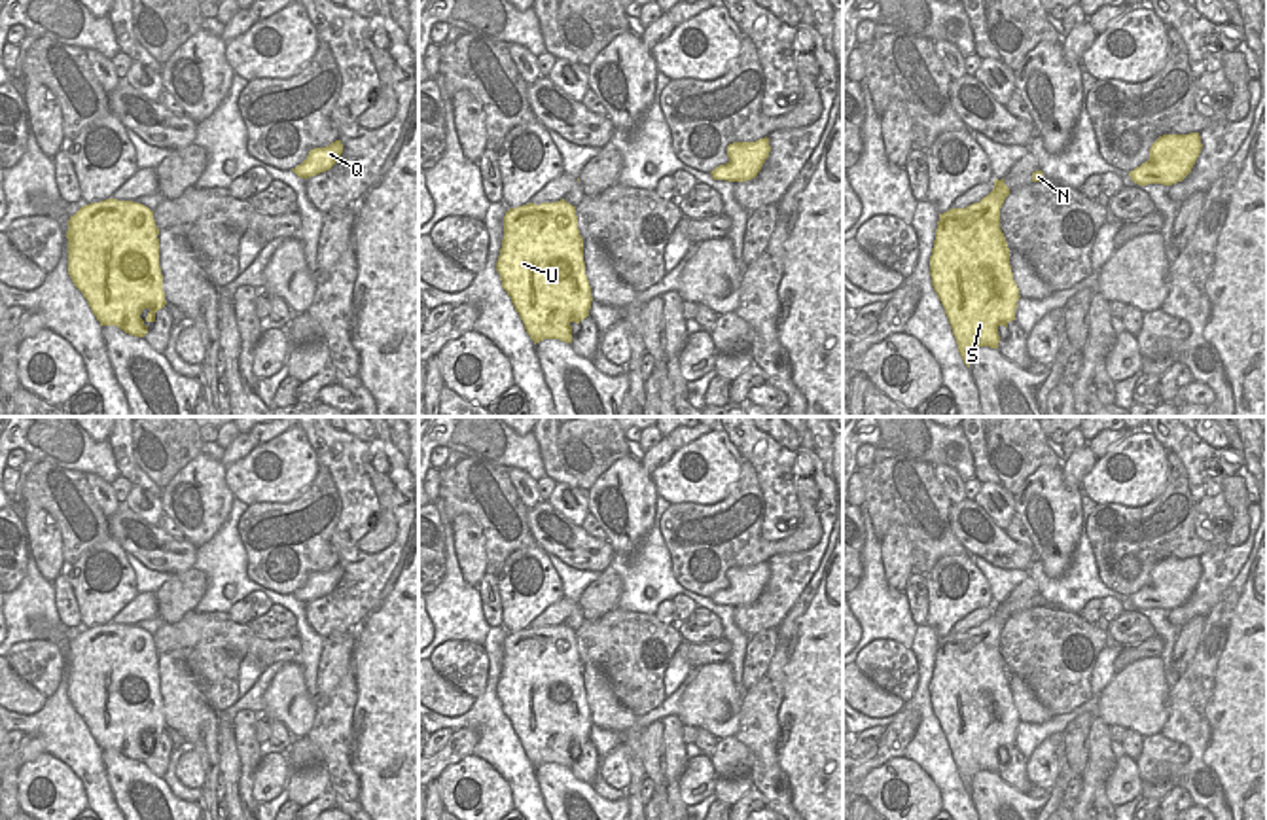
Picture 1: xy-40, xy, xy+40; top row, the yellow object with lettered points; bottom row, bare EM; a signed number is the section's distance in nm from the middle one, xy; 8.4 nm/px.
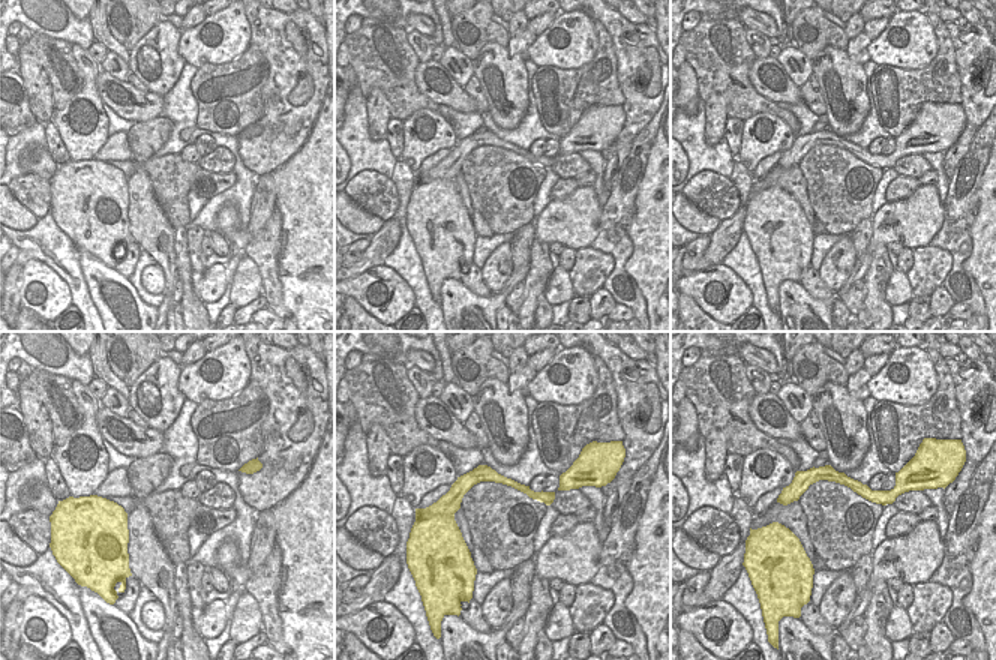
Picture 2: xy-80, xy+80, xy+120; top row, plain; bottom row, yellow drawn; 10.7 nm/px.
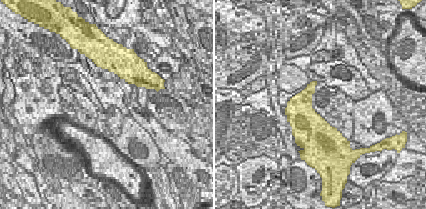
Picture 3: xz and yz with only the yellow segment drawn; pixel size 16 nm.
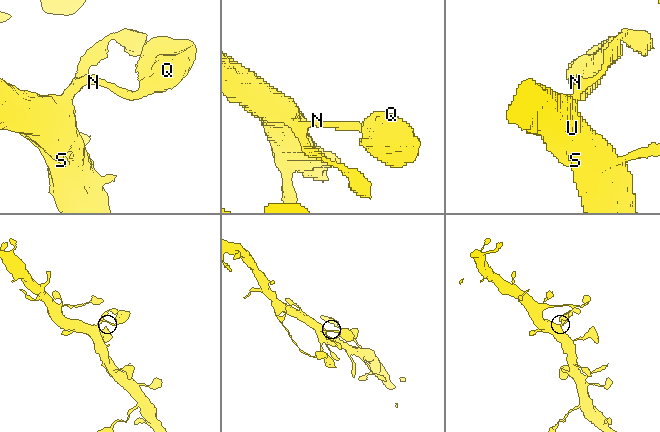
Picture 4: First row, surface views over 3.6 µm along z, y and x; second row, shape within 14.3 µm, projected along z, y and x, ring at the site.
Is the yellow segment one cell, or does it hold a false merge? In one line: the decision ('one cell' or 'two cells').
one cell

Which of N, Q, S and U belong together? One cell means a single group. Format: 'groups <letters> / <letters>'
groups N Q S U

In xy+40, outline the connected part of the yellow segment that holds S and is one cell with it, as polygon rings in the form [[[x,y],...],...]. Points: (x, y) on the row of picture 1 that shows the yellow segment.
[[[1004,178],[994,180],[994,189],[979,203],[939,214],[936,229],[932,286],[968,367],[975,348],[998,348],[998,328],[1015,320],[1021,297],[1000,229],[1008,195]]]

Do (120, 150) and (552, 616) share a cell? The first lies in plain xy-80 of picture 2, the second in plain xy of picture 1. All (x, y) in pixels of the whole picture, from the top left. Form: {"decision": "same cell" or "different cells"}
{"decision": "same cell"}

